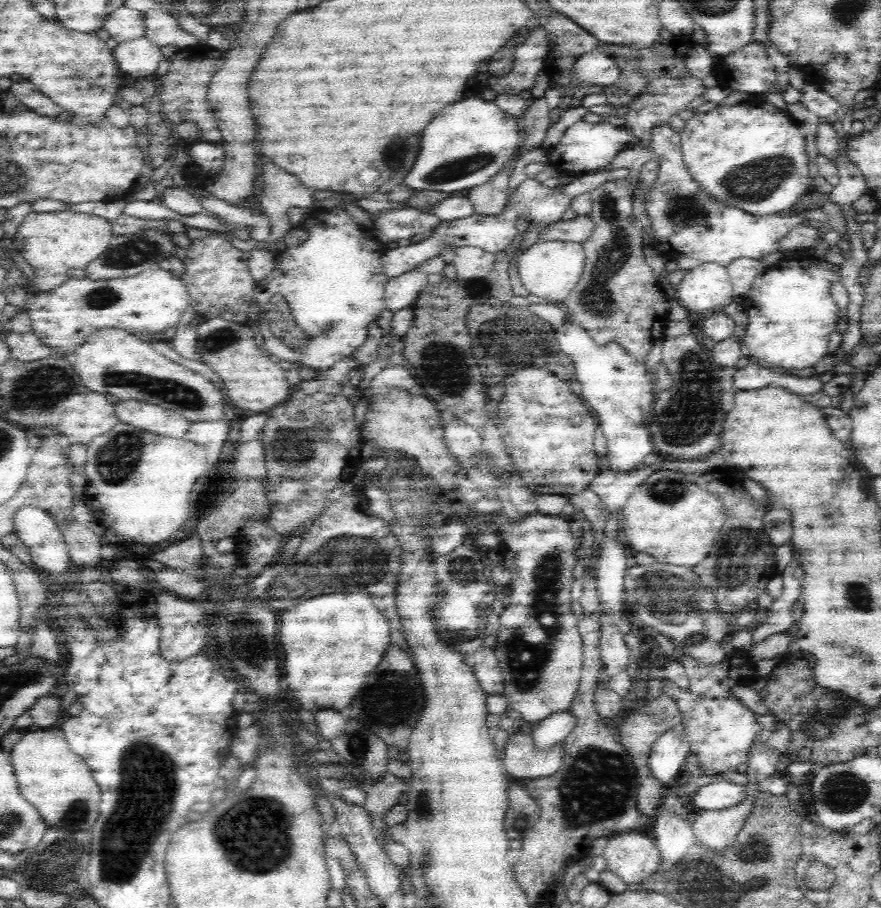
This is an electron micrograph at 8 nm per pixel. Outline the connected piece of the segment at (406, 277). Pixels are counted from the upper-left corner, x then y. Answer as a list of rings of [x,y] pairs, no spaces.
[[[442,257],[431,258],[410,272],[389,278],[384,292],[386,309],[396,313],[403,308],[411,309],[413,302],[420,296],[420,291],[430,284],[432,274],[442,275],[444,266],[446,263]]]

